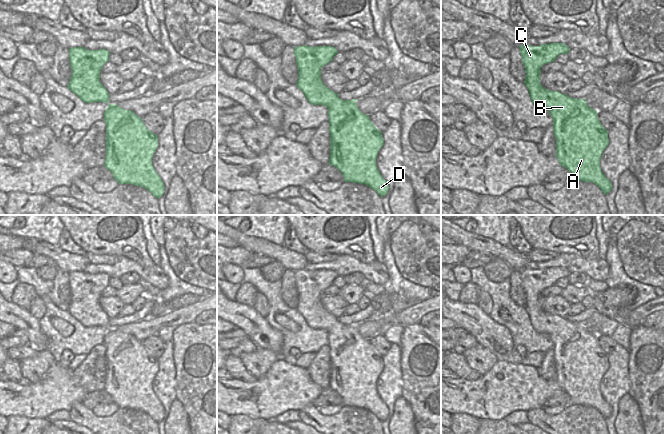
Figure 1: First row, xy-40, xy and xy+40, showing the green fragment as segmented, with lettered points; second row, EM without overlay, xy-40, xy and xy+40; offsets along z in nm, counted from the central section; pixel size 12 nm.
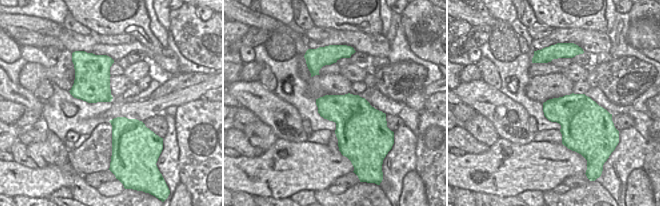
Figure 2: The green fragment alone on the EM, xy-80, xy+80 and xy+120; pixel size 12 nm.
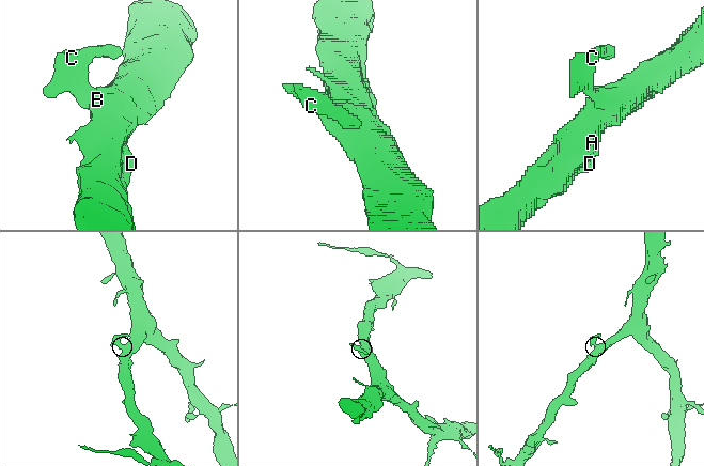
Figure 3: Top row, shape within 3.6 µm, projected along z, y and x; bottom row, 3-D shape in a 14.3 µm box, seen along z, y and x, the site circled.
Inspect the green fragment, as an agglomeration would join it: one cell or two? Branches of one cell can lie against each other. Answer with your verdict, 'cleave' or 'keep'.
keep

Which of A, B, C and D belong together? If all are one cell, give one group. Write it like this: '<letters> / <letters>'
A B C D

